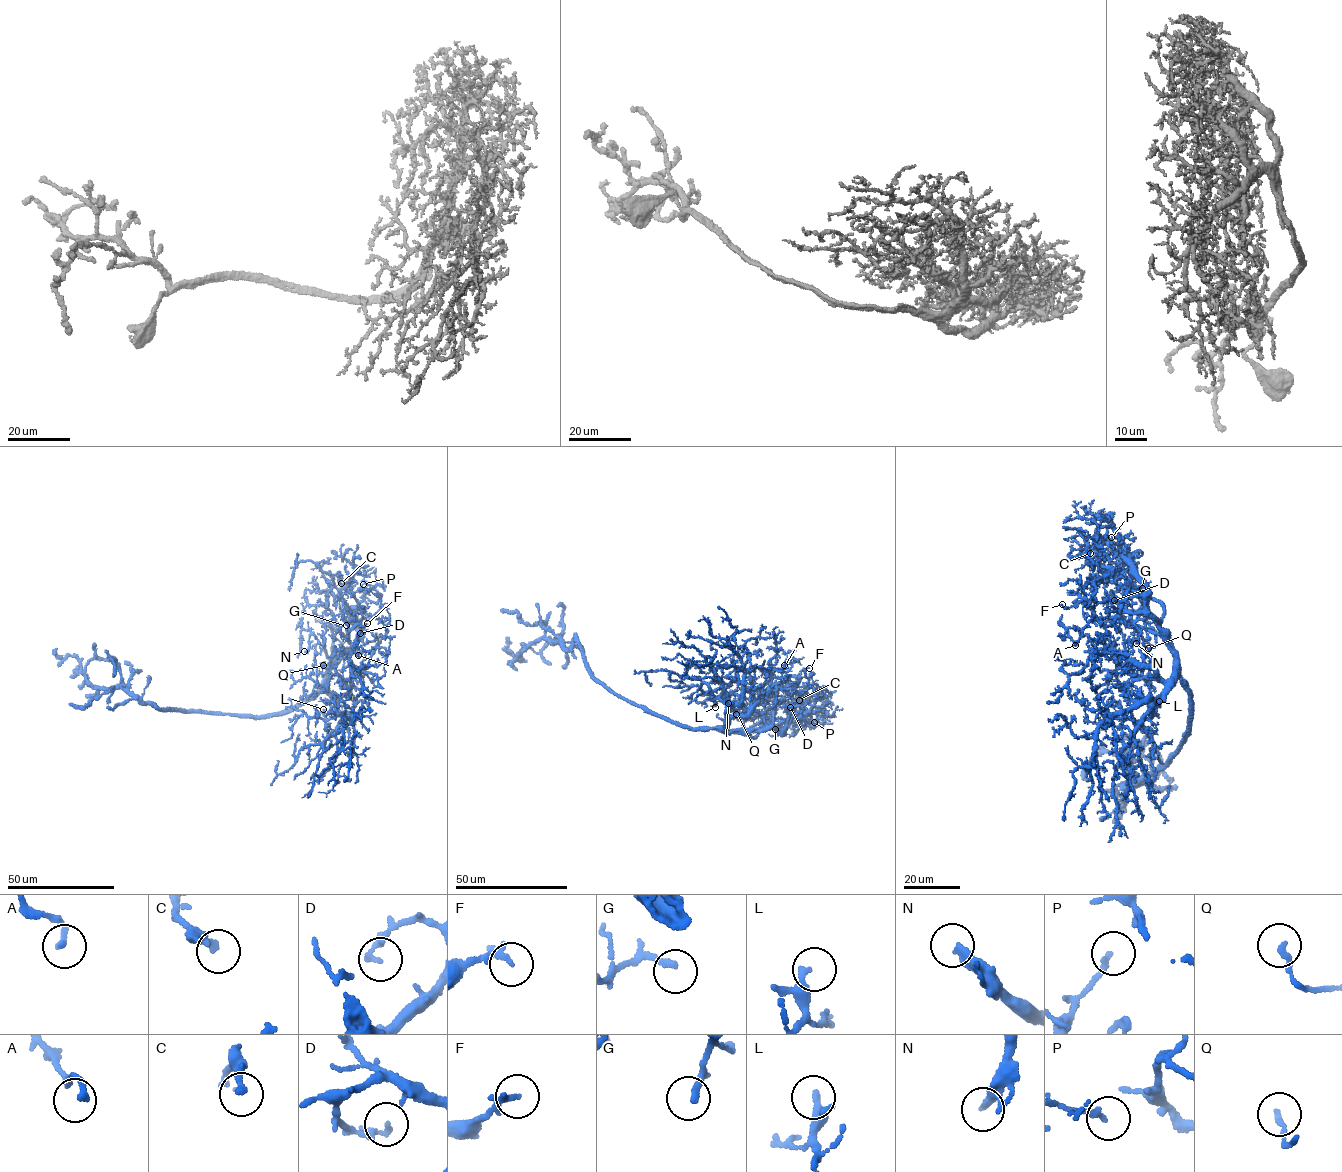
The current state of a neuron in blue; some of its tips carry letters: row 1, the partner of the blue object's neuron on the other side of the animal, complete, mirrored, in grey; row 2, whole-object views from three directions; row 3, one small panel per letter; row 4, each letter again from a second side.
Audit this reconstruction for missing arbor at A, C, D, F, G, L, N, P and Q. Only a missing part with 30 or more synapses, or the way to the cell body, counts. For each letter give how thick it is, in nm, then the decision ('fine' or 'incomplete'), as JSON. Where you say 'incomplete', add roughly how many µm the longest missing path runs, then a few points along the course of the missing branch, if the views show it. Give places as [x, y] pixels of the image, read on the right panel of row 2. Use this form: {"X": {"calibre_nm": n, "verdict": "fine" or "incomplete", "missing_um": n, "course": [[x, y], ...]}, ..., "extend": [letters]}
{"A": {"calibre_nm": 200, "verdict": "fine"}, "C": {"calibre_nm": 240, "verdict": "fine"}, "D": {"calibre_nm": 120, "verdict": "fine"}, "F": {"calibre_nm": 240, "verdict": "fine"}, "G": {"calibre_nm": 220, "verdict": "fine"}, "L": {"calibre_nm": 190, "verdict": "fine"}, "N": {"calibre_nm": 280, "verdict": "incomplete", "missing_um": 10, "course": [[1136, 643], [1147, 657], [1149, 661], [1146, 661]]}, "P": {"calibre_nm": 180, "verdict": "fine"}, "Q": {"calibre_nm": 190, "verdict": "fine"}, "extend": ["N"]}

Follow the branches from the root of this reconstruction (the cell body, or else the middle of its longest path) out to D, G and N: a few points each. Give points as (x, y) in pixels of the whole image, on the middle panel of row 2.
D: (648, 712), (690, 727), (751, 731), (783, 728), (795, 705), (790, 707)
G: (648, 712), (690, 727), (734, 731), (770, 728), (782, 733), (791, 720), (778, 723), (775, 729)
N: (648, 712), (690, 727), (729, 732), (742, 727), (746, 711), (741, 707), (734, 709), (728, 703)

